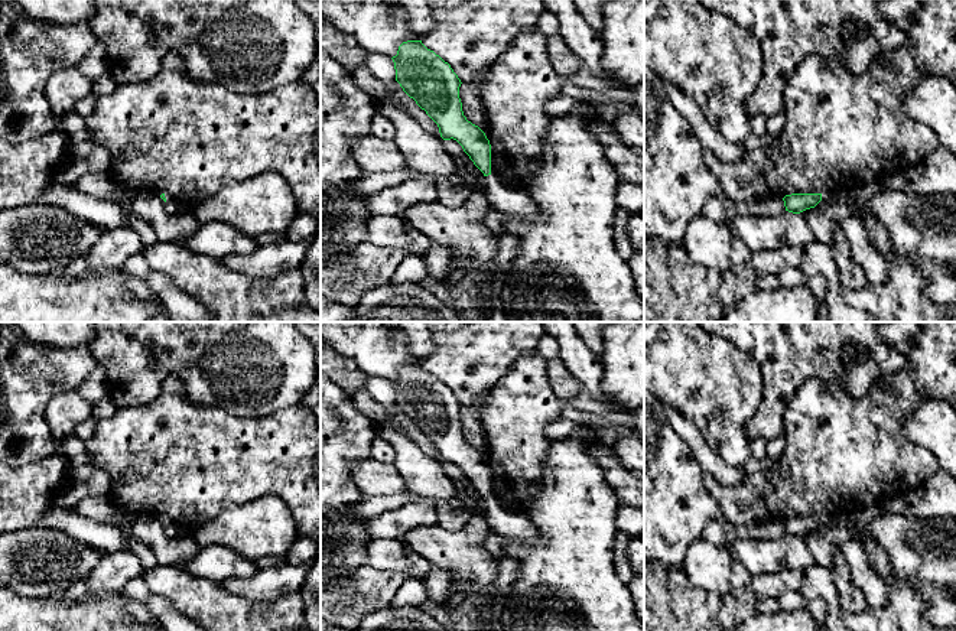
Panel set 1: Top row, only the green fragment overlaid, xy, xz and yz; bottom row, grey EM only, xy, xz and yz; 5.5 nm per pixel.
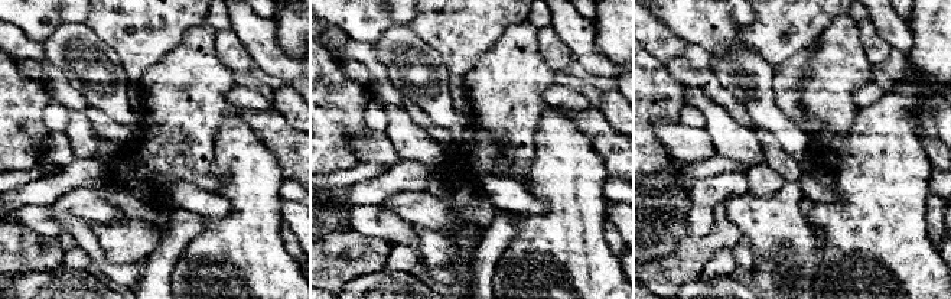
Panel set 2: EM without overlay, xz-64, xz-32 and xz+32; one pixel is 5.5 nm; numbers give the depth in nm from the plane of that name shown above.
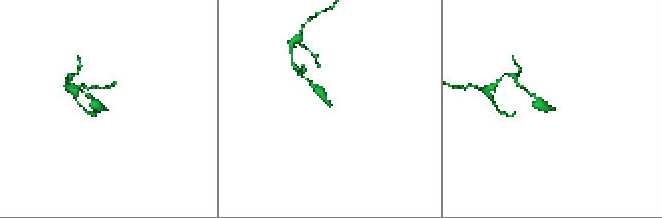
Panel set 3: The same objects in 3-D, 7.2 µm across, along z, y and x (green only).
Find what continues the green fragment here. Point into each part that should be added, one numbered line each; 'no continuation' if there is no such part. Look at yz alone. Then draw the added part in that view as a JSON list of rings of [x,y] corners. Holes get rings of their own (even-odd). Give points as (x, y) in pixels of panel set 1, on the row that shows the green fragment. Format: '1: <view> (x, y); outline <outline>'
1: yz (835, 197); outline [[[839,191],[839,192],[826,192],[822,193],[822,199],[823,201],[832,201],[832,202],[838,202],[842,204],[845,199],[846,192],[845,191]]]

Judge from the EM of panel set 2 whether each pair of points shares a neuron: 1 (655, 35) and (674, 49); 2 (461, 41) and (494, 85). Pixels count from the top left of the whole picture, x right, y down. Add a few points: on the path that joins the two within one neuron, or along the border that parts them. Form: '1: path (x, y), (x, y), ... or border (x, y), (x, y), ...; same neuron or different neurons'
1: path (660, 39), (670, 46); same neuron
2: border (500, 38), (463, 75); different neurons

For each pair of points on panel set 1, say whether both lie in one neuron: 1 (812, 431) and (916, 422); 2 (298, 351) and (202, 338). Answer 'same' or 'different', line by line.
1: different
2: same

